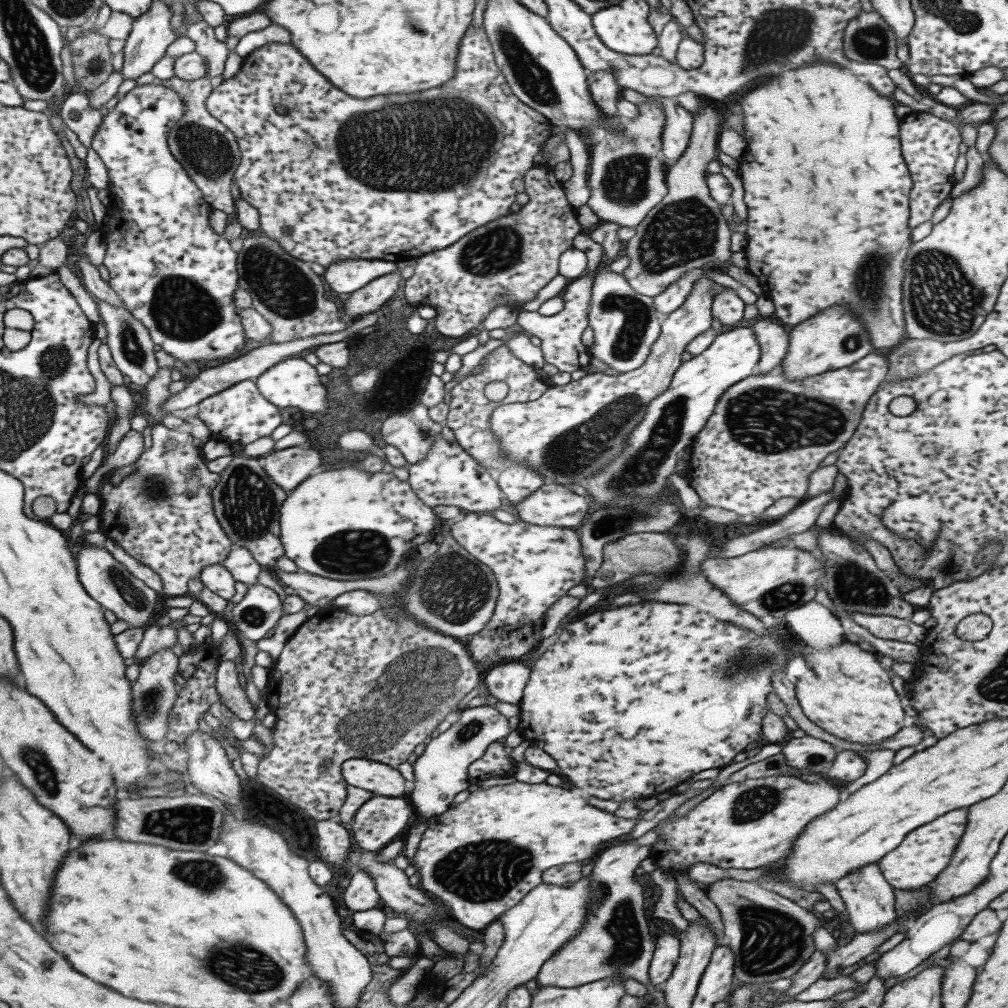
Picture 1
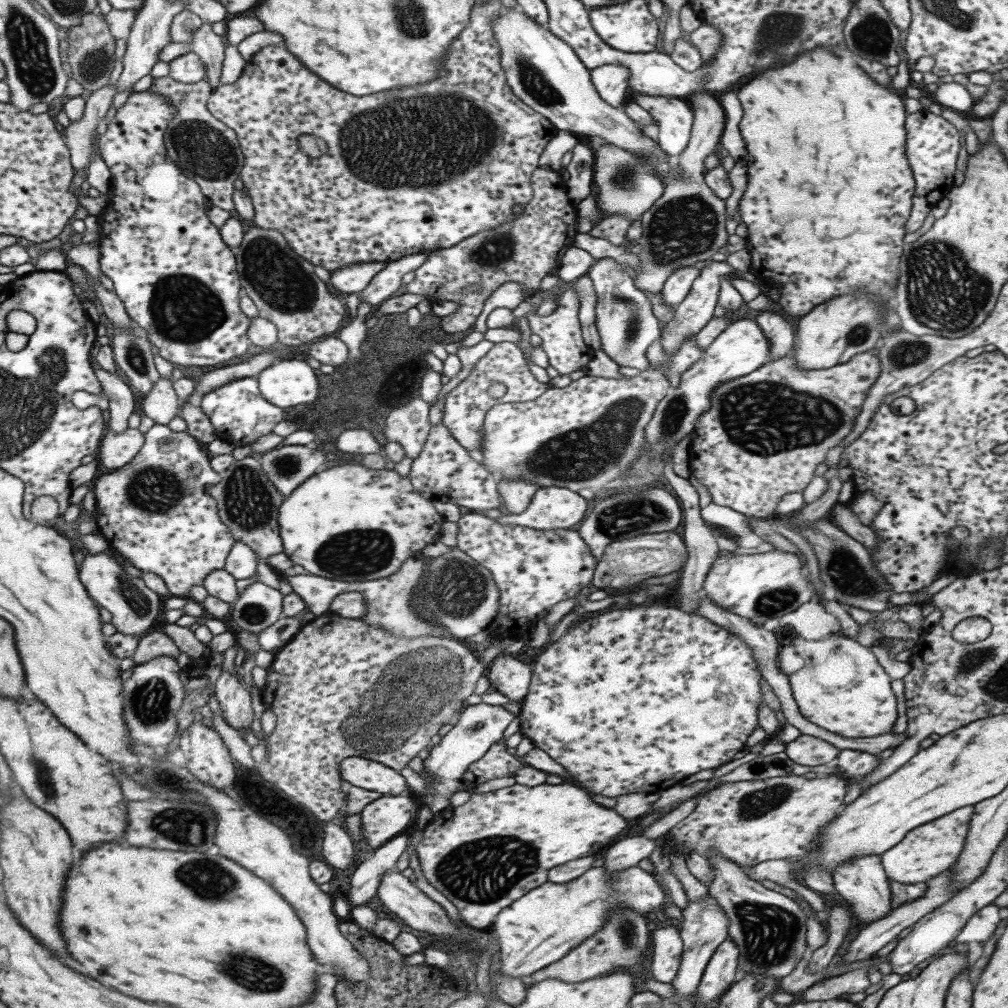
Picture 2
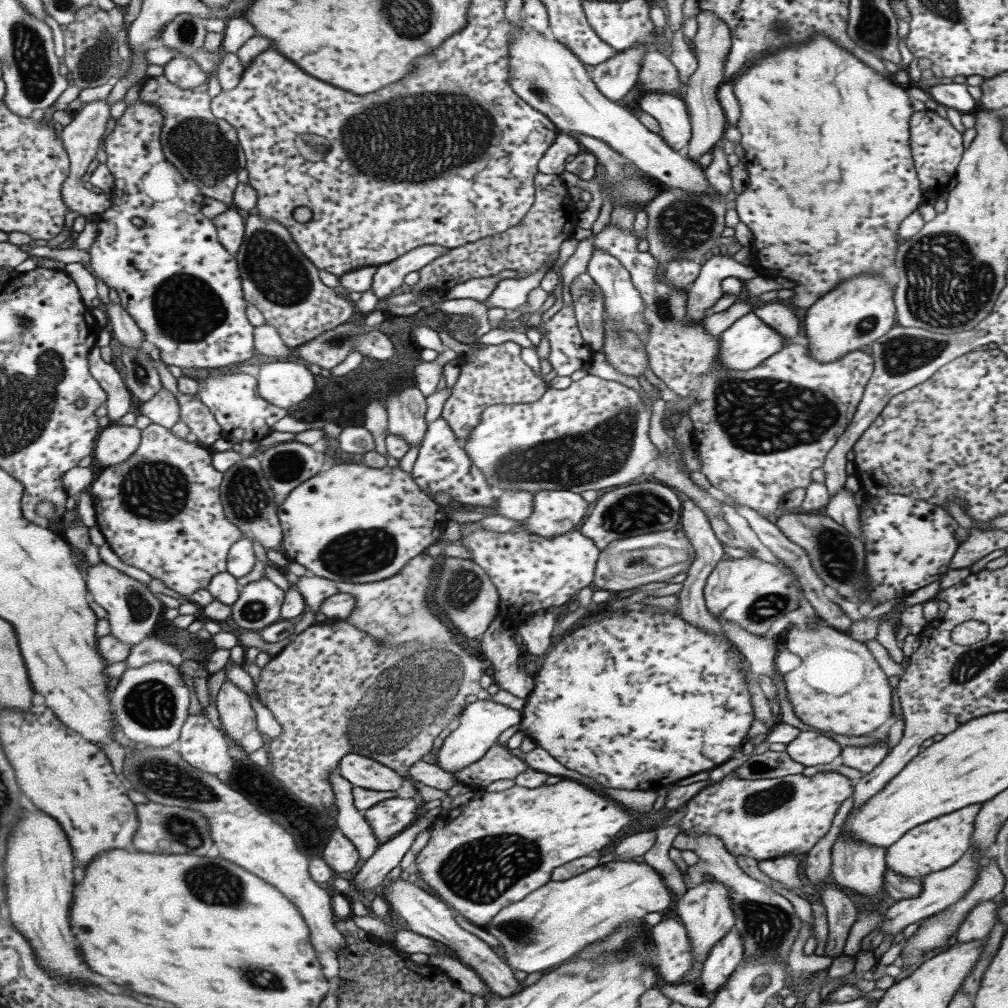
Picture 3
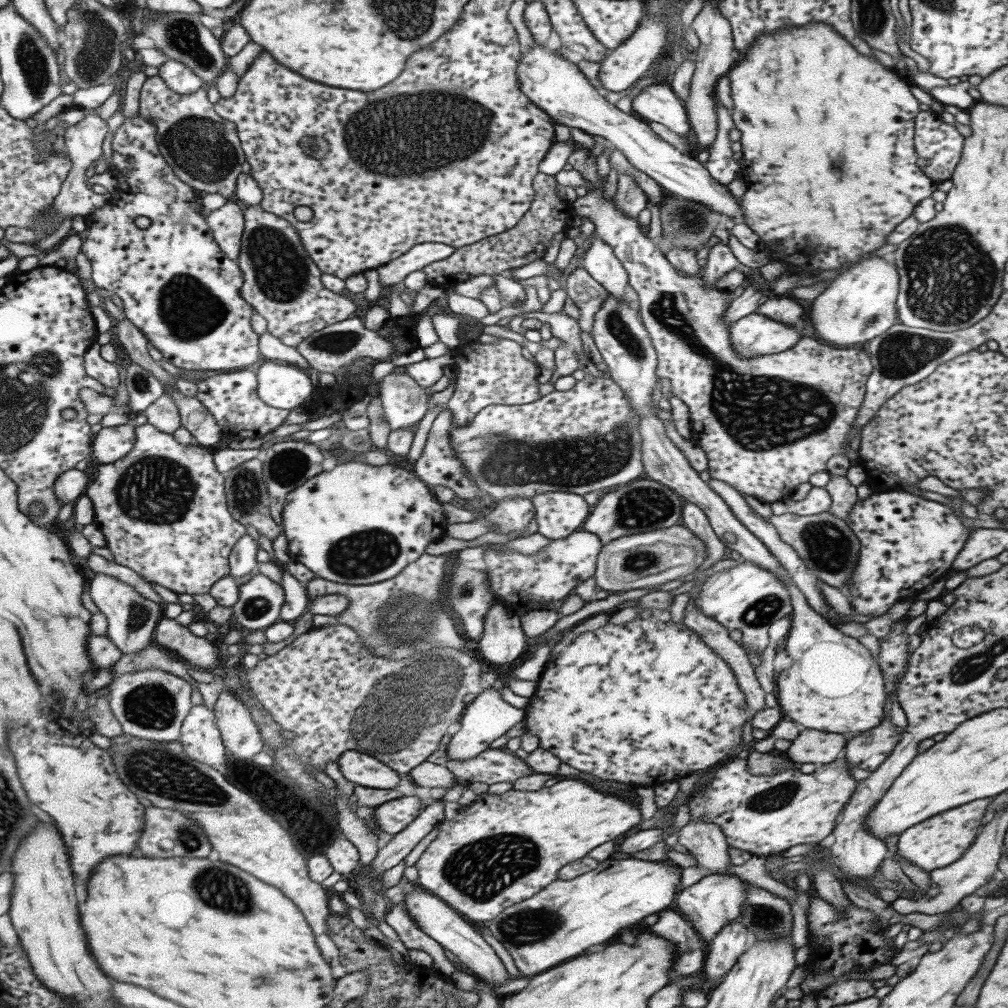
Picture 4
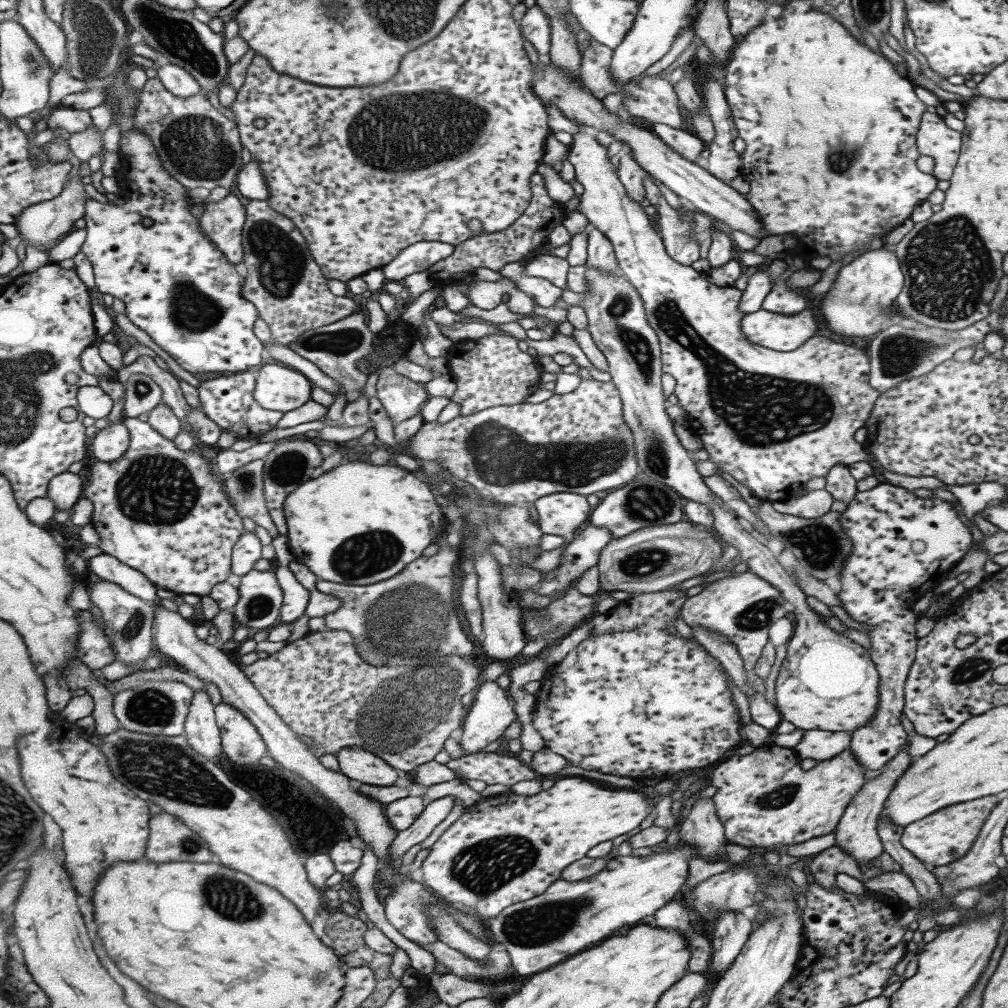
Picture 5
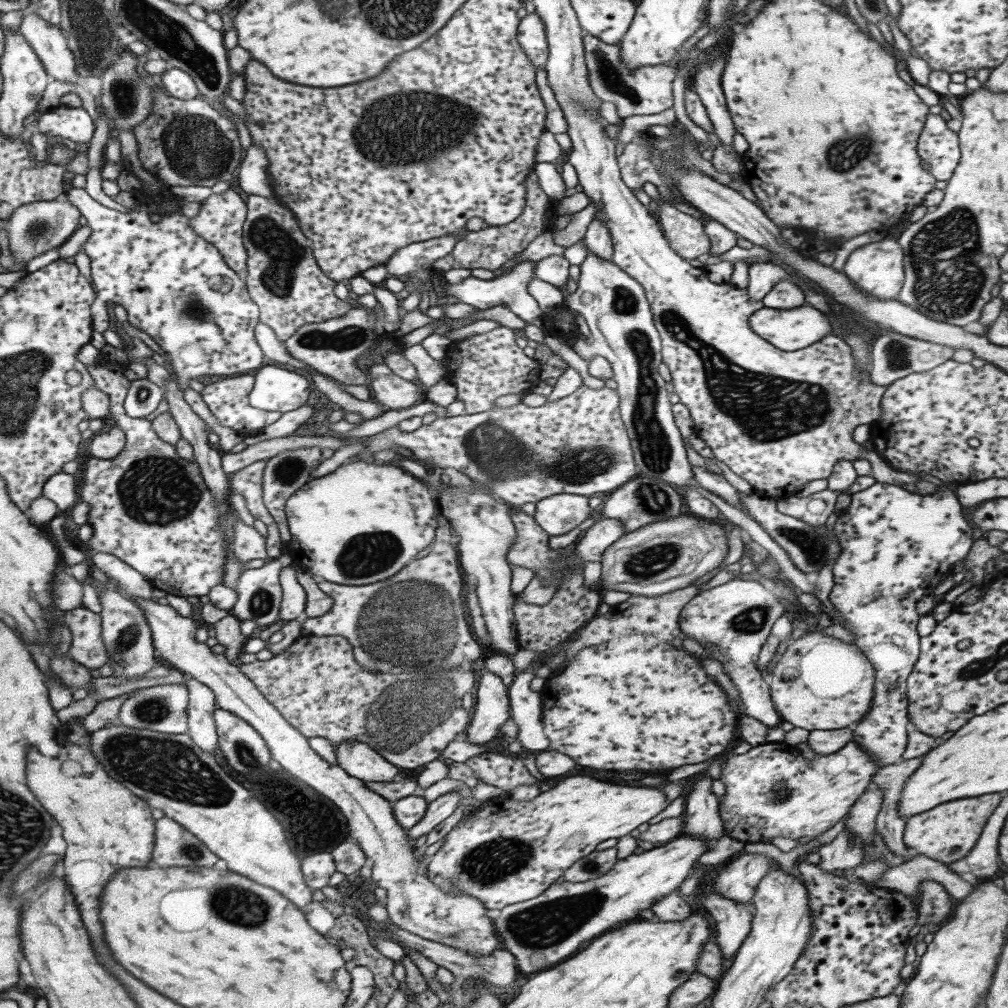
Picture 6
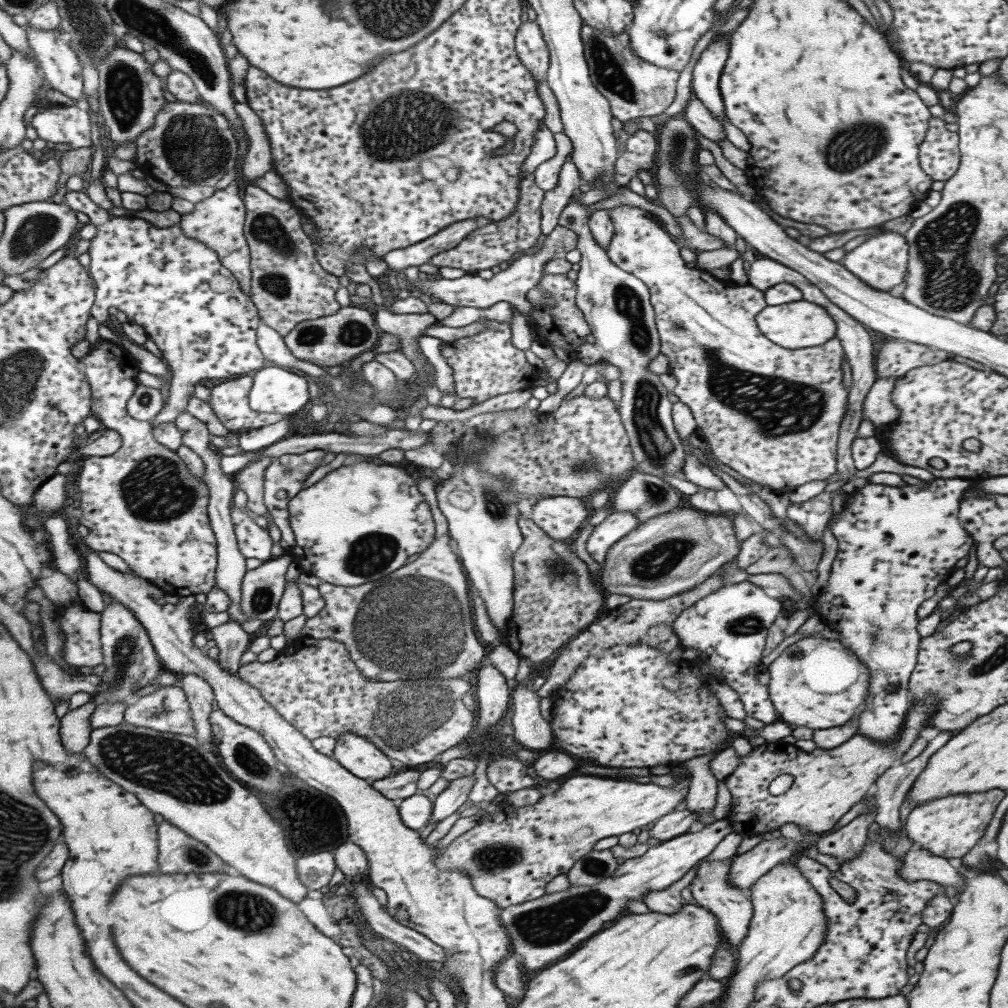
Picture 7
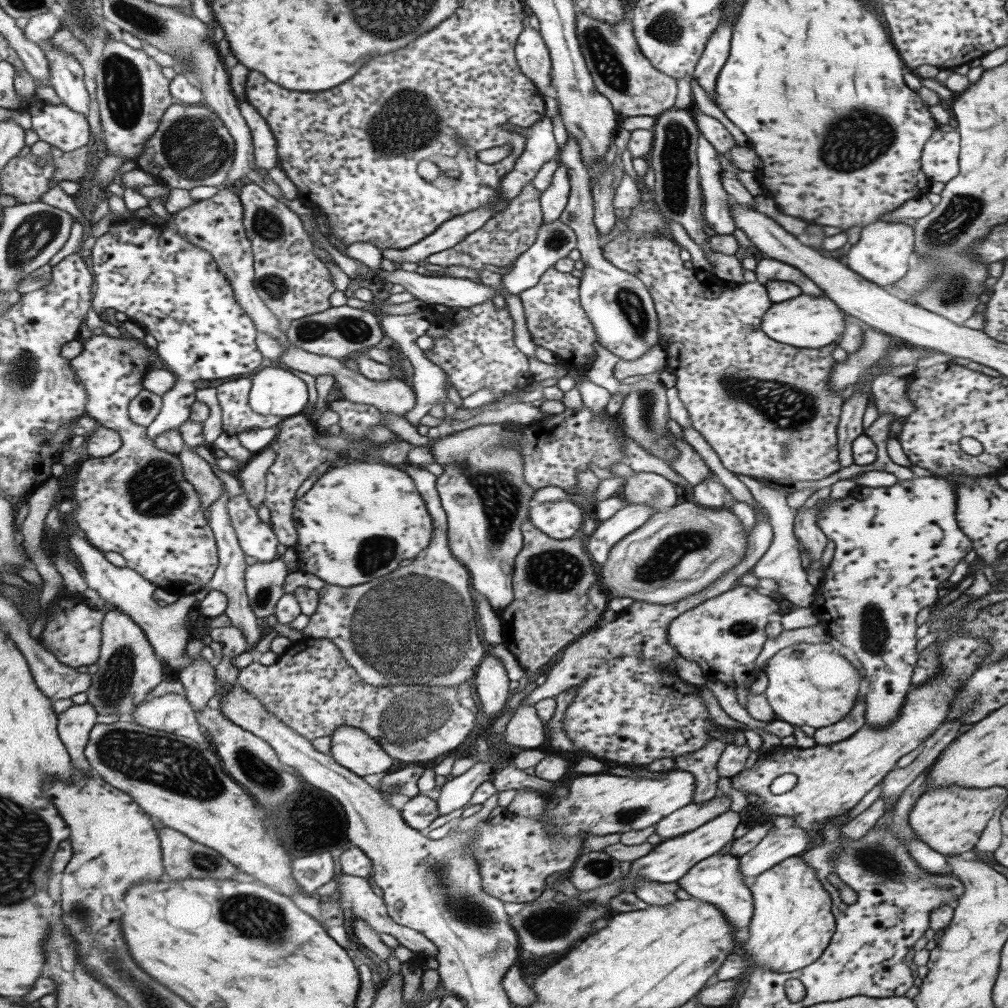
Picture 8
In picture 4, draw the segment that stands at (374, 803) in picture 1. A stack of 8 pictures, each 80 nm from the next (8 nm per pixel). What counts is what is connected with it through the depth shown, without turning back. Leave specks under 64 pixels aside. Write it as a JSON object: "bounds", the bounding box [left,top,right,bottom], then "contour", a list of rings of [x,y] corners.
{"bounds":[373,796,422,835],"contour":[[[404,796],[385,802],[374,808],[373,822],[379,832],[394,835],[408,826],[422,810],[419,799],[415,796]]]}

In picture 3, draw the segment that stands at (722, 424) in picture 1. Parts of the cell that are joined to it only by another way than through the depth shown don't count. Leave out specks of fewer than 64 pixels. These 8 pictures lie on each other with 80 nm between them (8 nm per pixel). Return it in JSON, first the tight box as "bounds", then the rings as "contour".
{"bounds":[591,225,873,515],"contour":[[[605,225],[605,228],[599,232],[599,234],[593,237],[593,243],[591,243],[593,249],[601,249],[603,252],[607,252],[609,256],[613,256],[620,264],[627,270],[630,275],[633,286],[638,290],[639,296],[642,298],[644,304],[644,321],[645,325],[649,327],[649,336],[647,336],[644,347],[646,350],[646,357],[648,358],[648,368],[655,374],[659,380],[663,381],[663,384],[672,390],[674,394],[679,396],[692,396],[696,398],[696,404],[691,405],[688,410],[688,416],[692,422],[692,432],[690,442],[692,448],[699,453],[701,460],[699,472],[705,476],[706,480],[710,483],[711,490],[717,493],[723,494],[723,503],[729,503],[733,507],[735,505],[743,505],[750,509],[756,510],[757,514],[763,515],[771,513],[777,505],[783,501],[783,498],[787,492],[794,488],[805,488],[812,480],[810,478],[811,472],[816,468],[820,468],[823,464],[825,455],[831,450],[831,447],[835,444],[837,437],[846,429],[849,421],[852,419],[854,410],[859,404],[862,397],[865,383],[869,380],[873,370],[873,359],[868,351],[856,350],[847,354],[844,354],[838,359],[831,362],[820,363],[817,362],[810,353],[809,347],[806,344],[805,339],[796,339],[789,345],[785,345],[779,352],[769,356],[764,361],[761,361],[755,368],[746,371],[732,371],[725,370],[720,367],[720,364],[716,361],[718,356],[717,349],[719,345],[718,338],[713,338],[709,334],[705,334],[703,330],[703,323],[697,321],[697,324],[691,324],[686,317],[686,300],[688,292],[685,289],[672,289],[665,279],[656,279],[655,273],[657,273],[657,260],[653,260],[651,254],[647,254],[640,236],[634,236],[633,231],[623,232],[615,226]]]}

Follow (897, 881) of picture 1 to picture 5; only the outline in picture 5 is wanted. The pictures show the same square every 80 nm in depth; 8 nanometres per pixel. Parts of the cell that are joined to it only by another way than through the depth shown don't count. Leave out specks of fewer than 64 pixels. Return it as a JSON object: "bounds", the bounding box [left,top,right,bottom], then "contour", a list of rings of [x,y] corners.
{"bounds":[900,798,997,867],"contour":[[[975,798],[971,802],[961,802],[957,806],[945,806],[921,820],[912,822],[902,828],[900,843],[918,861],[925,865],[940,867],[961,858],[973,844],[985,816],[995,806],[997,798]]]}

